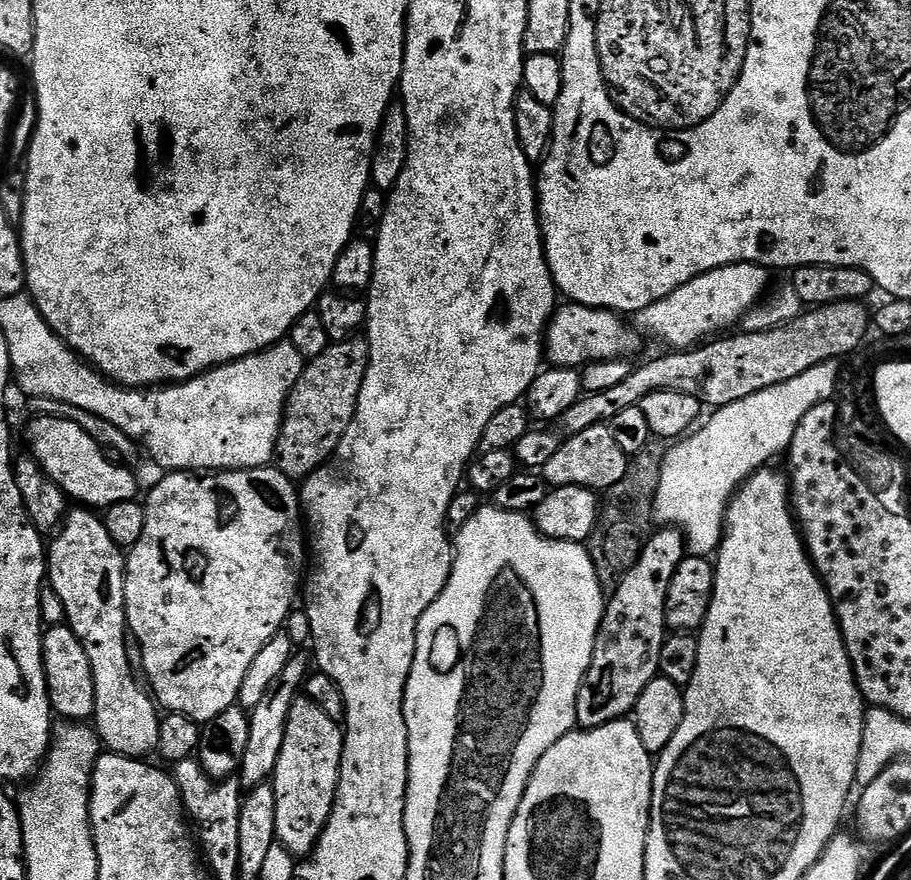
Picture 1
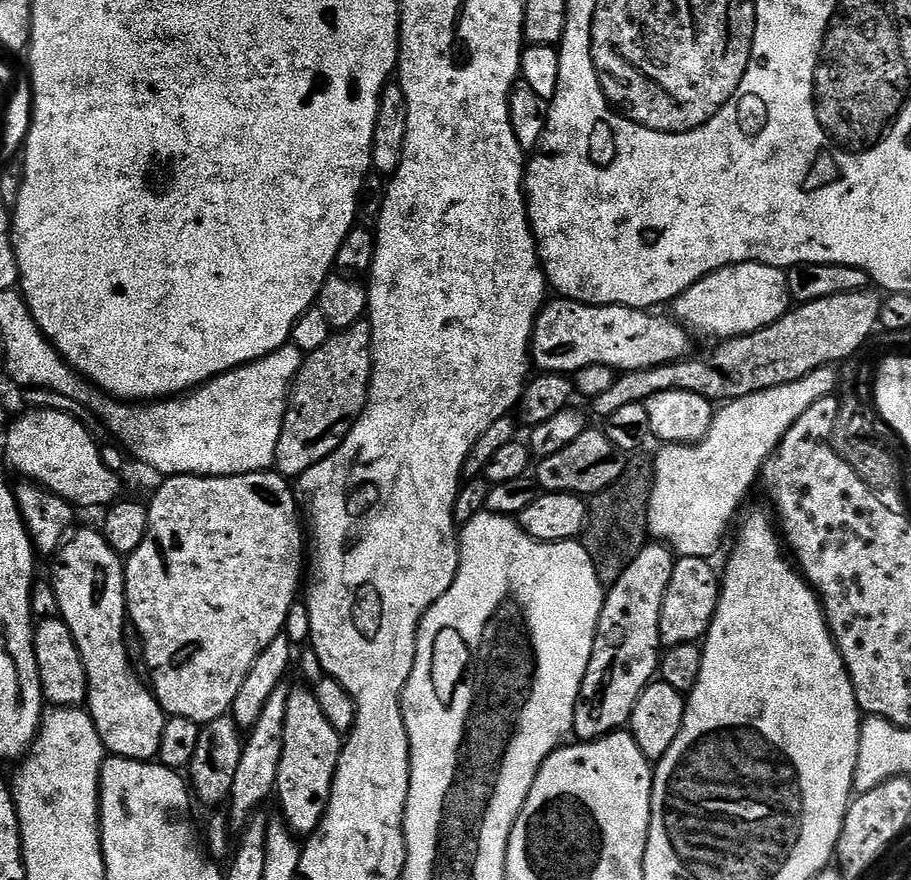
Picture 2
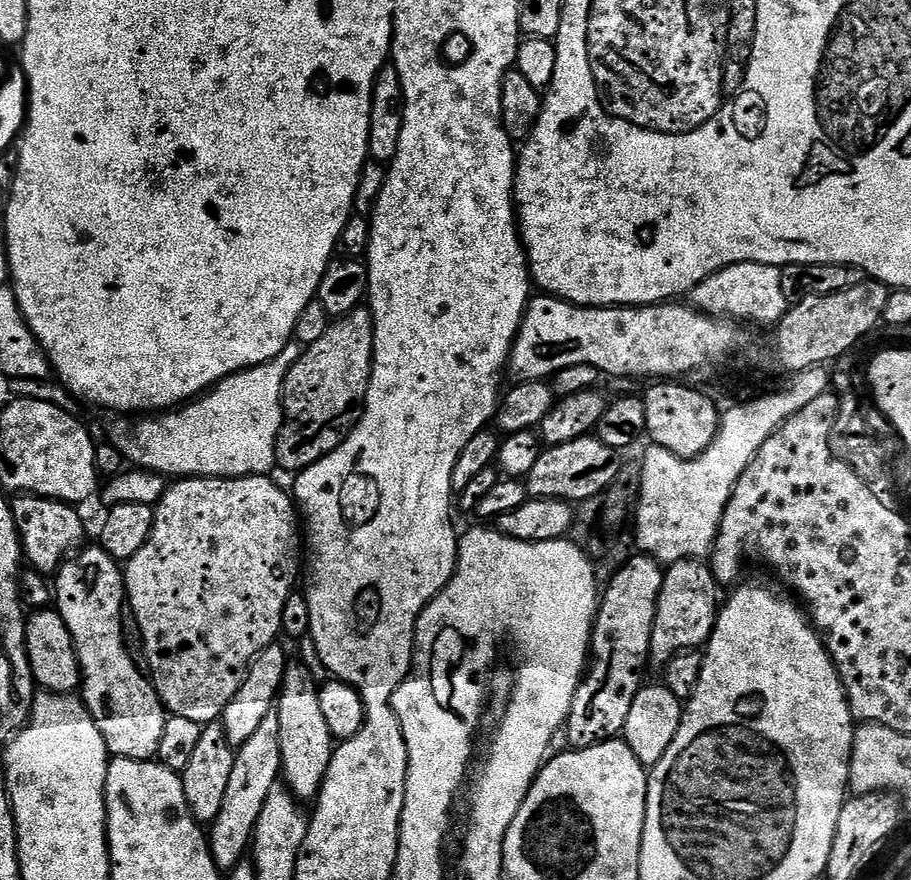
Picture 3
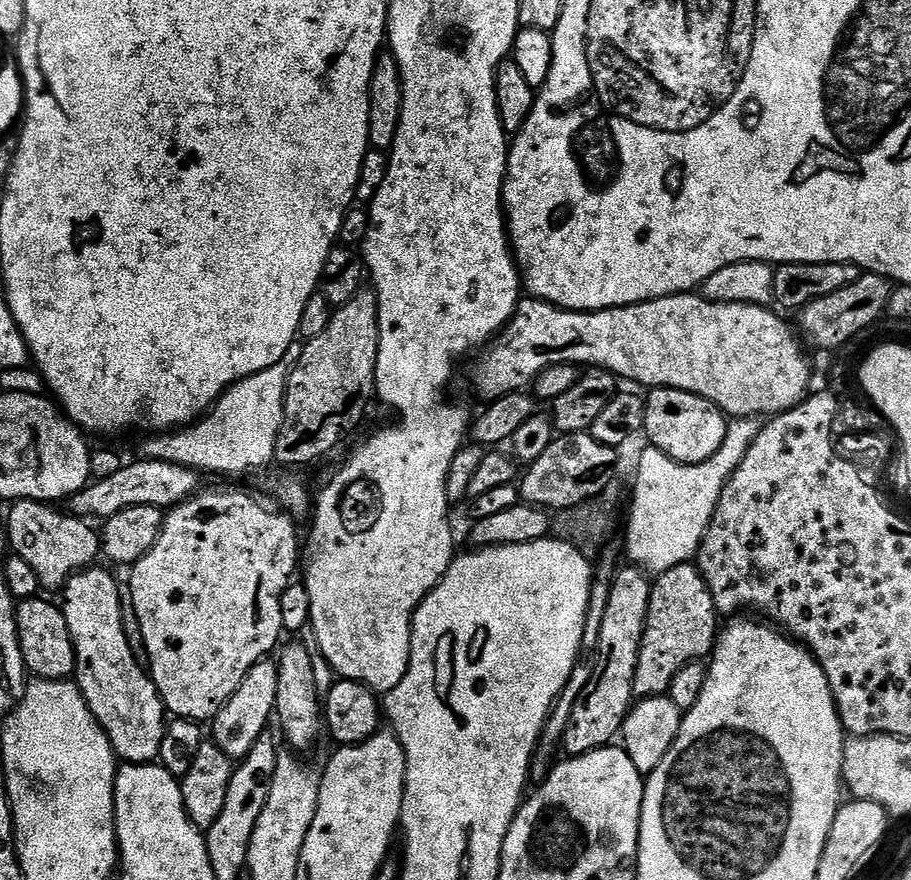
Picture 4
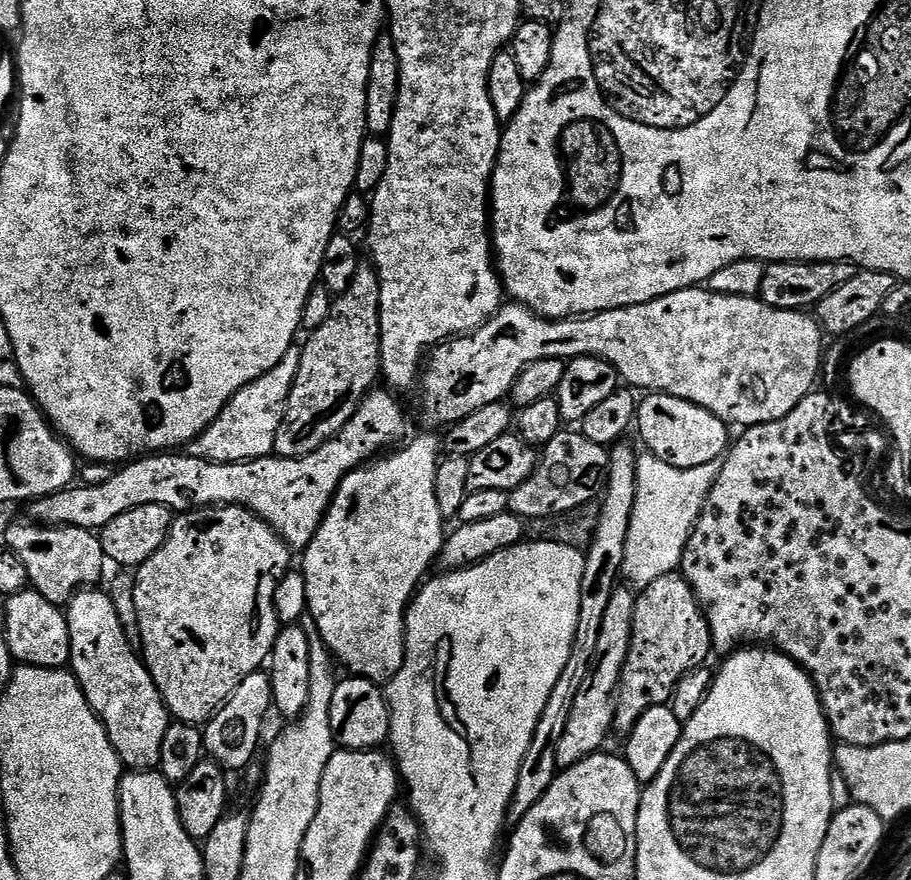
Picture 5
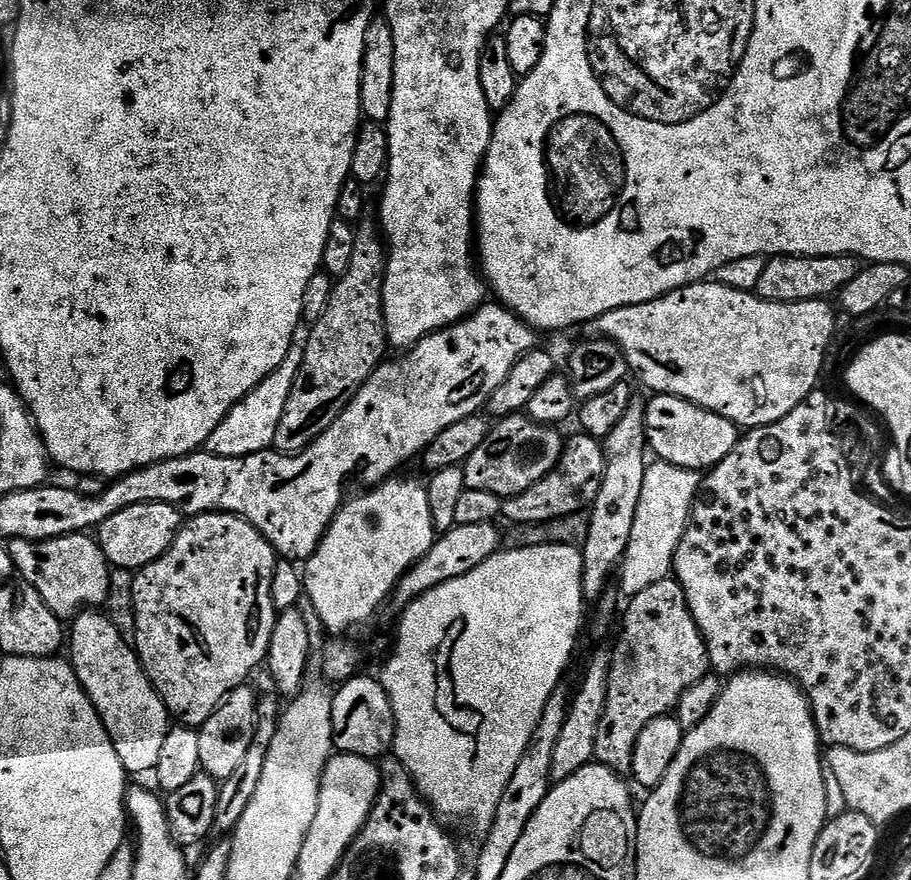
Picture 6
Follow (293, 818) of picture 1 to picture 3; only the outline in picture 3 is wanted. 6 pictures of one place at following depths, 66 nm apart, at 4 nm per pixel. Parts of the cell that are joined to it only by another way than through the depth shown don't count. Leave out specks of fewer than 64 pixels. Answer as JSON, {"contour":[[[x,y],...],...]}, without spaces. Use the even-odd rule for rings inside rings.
{"contour":[[[292,662],[274,705],[282,734],[282,780],[301,802],[315,801],[319,797],[334,751],[334,737],[330,734],[330,726],[326,726],[326,717],[322,715],[320,690],[318,677],[303,662]]]}

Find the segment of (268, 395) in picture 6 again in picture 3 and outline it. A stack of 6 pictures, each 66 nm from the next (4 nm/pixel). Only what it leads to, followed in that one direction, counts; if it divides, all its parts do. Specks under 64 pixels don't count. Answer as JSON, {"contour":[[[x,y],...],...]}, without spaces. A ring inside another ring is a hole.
{"contour":[[[293,342],[282,350],[282,354],[278,354],[270,362],[259,364],[253,368],[247,368],[241,372],[235,372],[233,376],[227,376],[224,380],[219,380],[213,388],[208,389],[199,398],[179,407],[173,408],[167,412],[159,414],[148,414],[143,418],[129,418],[127,415],[120,414],[108,424],[108,432],[110,435],[110,442],[114,446],[118,446],[118,450],[122,450],[125,461],[133,469],[143,470],[146,472],[157,472],[159,476],[165,478],[223,478],[226,480],[233,480],[236,476],[267,476],[273,469],[277,467],[276,462],[276,439],[280,433],[280,427],[284,424],[284,383],[286,382],[286,374],[290,374],[290,370],[294,366],[294,362],[298,362],[302,348],[301,345]]]}

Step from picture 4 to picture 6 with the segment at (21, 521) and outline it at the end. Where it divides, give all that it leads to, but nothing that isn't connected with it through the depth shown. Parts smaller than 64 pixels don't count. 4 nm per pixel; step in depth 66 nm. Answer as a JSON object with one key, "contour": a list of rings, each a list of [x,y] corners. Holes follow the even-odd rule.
{"contour":[[[91,535],[59,536],[49,540],[8,540],[10,558],[23,583],[42,594],[42,602],[62,622],[71,622],[82,612],[107,605],[112,568],[106,554]]]}

